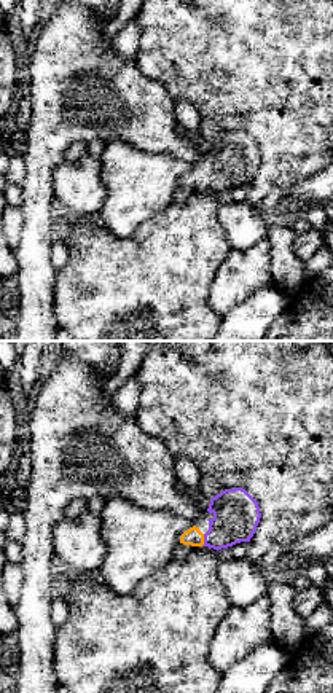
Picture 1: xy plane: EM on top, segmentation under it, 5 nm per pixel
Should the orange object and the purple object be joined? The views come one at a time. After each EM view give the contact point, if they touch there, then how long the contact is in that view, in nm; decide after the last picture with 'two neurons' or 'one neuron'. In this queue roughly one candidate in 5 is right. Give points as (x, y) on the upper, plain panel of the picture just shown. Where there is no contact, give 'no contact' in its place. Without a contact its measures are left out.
meets orange at (203, 184); contact 70 nm long

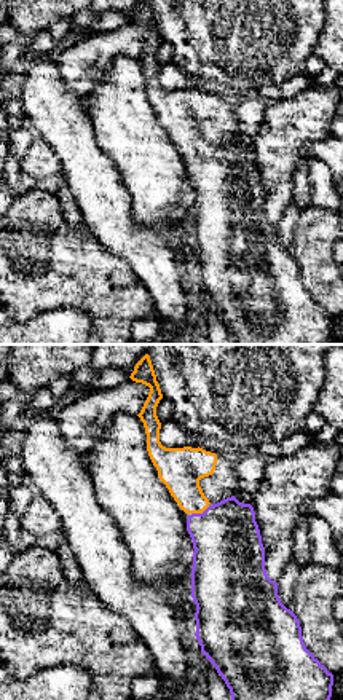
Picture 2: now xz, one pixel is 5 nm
meets orange at (200, 155); contact 100 nm long

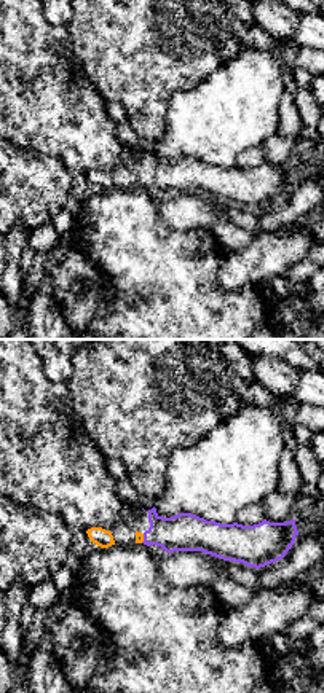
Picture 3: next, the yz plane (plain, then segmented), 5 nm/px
meets orange at (142, 182); contact 50 nm long

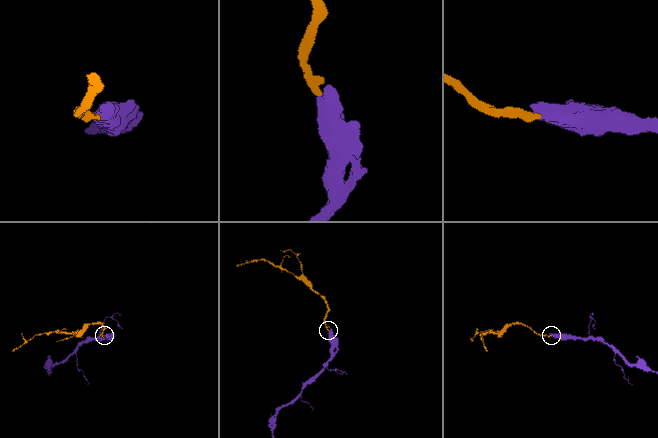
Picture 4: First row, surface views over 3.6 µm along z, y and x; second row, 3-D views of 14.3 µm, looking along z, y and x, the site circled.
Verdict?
one neuron

